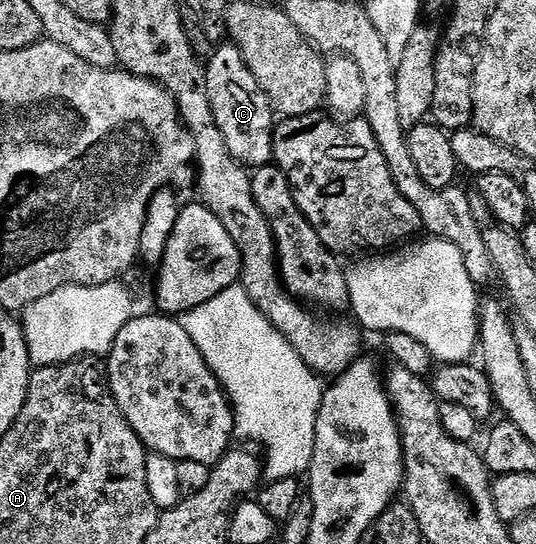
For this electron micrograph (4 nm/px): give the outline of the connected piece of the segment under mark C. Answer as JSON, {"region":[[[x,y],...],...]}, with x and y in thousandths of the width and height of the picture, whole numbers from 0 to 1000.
{"region":[[[422,75],[388,103],[381,118],[386,149],[386,180],[394,186],[394,208],[401,208],[401,230],[431,274],[431,289],[457,305],[459,311],[500,307],[509,300],[509,235],[513,206],[502,180],[483,164],[483,149],[468,142],[453,97]]]}

